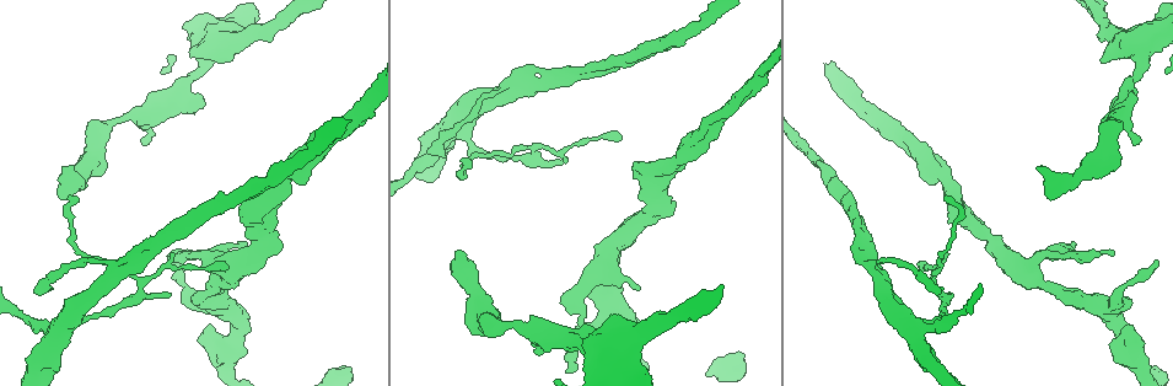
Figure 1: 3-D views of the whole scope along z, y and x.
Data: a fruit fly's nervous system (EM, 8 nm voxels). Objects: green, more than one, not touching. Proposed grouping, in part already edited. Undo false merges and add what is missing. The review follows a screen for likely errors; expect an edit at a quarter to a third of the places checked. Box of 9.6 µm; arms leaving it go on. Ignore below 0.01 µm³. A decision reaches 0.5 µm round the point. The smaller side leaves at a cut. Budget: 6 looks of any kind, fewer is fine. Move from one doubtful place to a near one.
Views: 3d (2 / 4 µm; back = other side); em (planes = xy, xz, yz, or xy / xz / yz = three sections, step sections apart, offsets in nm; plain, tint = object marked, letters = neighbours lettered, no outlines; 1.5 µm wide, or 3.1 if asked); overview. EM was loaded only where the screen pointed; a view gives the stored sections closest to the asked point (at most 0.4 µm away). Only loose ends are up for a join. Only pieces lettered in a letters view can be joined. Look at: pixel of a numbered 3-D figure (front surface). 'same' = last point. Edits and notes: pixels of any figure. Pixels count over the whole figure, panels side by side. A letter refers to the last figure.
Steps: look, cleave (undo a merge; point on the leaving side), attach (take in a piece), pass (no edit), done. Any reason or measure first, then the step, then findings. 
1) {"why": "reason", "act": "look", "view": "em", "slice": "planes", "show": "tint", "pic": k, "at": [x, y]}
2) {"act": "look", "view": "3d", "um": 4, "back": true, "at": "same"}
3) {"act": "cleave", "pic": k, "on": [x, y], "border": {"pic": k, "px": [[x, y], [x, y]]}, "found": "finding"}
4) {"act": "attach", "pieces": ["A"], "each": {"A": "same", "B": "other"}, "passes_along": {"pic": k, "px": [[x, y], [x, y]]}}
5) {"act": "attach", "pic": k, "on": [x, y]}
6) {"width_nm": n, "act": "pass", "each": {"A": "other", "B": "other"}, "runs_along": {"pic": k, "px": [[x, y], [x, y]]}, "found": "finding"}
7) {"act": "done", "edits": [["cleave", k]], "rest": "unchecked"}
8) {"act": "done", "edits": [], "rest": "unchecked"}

{"act": "look", "view": "3d", "um": 4, "pic": 1, "at": [144, 145]}

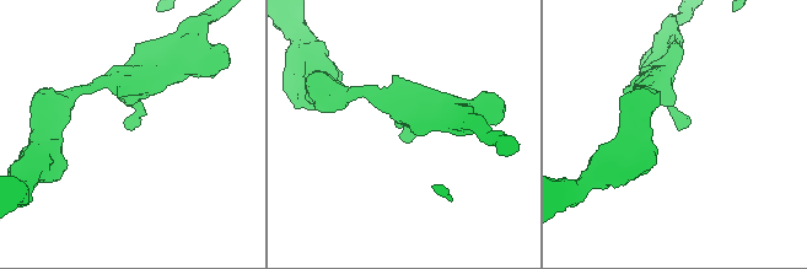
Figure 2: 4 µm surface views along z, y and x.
{"act": "look", "view": "em", "slice": "planes", "show": "letters", "pic": 2, "at": [130, 127]}

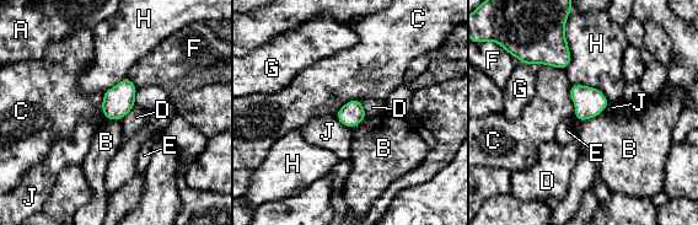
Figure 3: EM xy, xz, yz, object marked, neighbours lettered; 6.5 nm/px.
{"width_nm": 160, "act": "pass", "each": {"A": "other", "B": "other", "C": "other", "D": "other", "E": "other", "F": "other", "G": "other", "H": "other", "J": "other"}, "border": {"pic": 3, "px": [[603, 110], [599, 114], [580, 122]]}, "found": "none of them fits"}

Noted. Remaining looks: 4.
{"why": "long arm stops here", "act": "look", "view": "em", "slice": "planes", "show": "letters", "pic": 1, "at": [459, 250]}

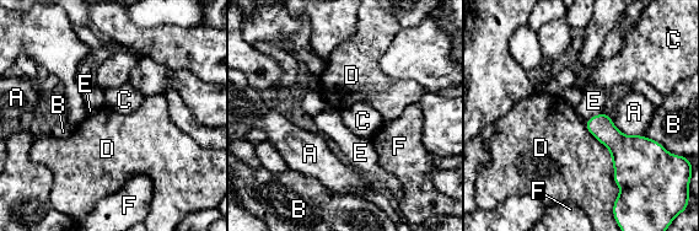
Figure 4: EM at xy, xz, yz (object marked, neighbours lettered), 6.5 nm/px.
{"longest_contact_nm": ["D", 500], "act": "pass", "each": {"A": "other", "B": "other", "C": "other", "D": "other", "E": "other", "F": "other"}, "border": {"pic": 4, "px": [[584, 123], [608, 149], [620, 192]]}, "found": "none of them fits"}

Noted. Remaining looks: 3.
{"why": "an open end", "act": "look", "view": "em", "slice": "yz", "step": 8, "show": "letters", "pic": 1, "at": [1072, 243]}

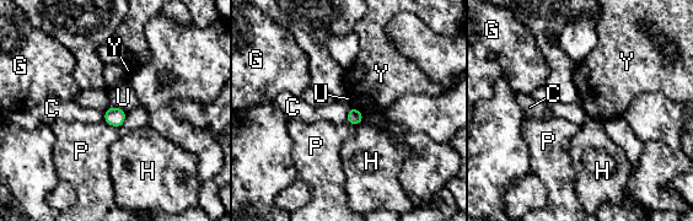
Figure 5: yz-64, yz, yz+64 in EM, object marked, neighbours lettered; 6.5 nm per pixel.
{"act": "look", "view": "em", "slice": "planes", "show": "letters", "at": "same"}

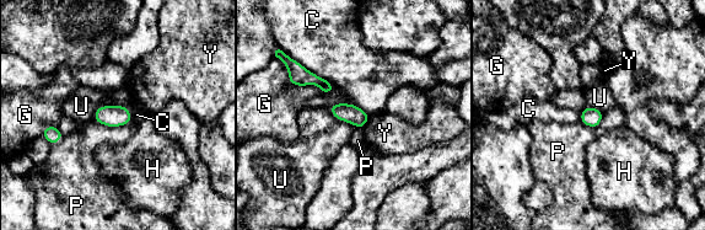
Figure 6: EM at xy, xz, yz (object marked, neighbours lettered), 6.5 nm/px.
{"width_nm": 130, "act": "pass", "each": {"C": "other", "G": "other", "H": "other", "P": "other", "U": "other", "Y": "other"}, "border": {"pic": 6, "px": [[125, 105], [101, 105], [93, 119]]}, "found": "no lettered piece goes on from it"}

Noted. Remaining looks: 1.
{"act": "done", "edits": [], "rest": "unchecked"}

